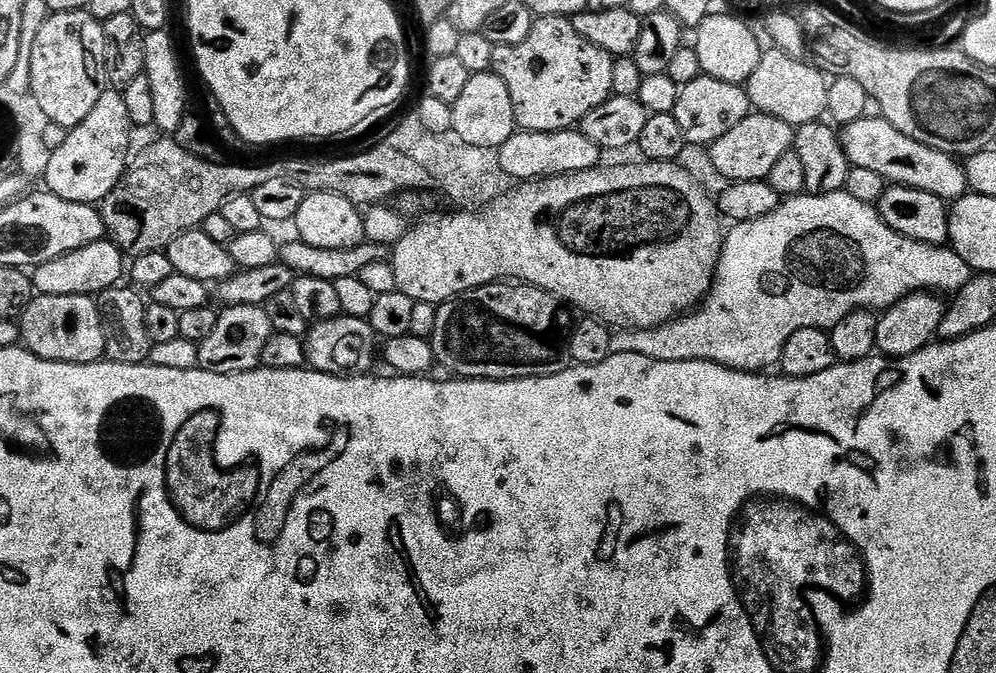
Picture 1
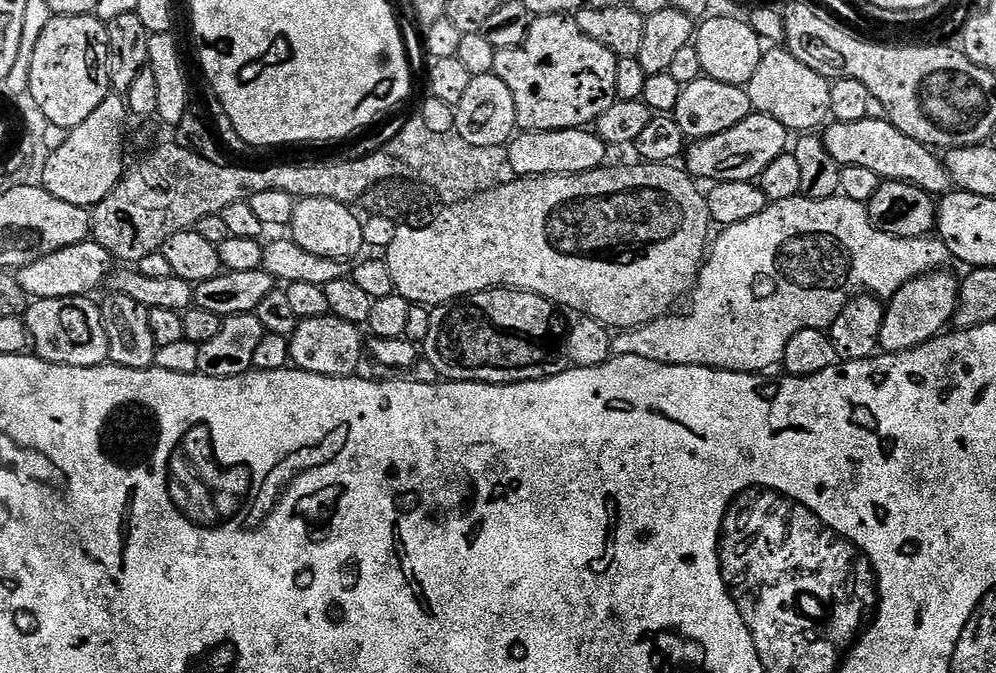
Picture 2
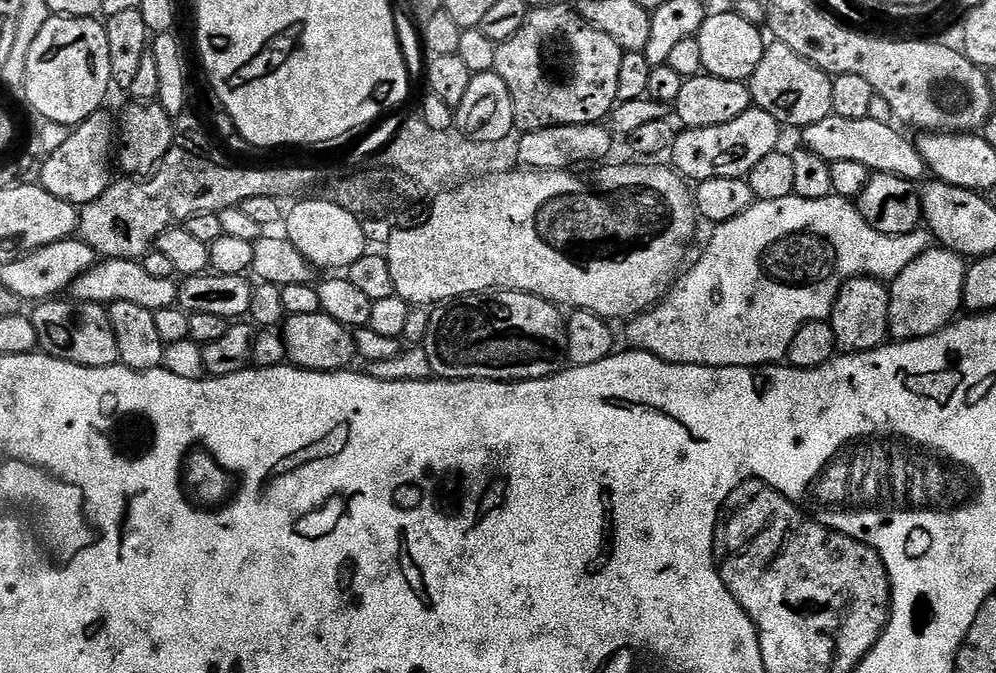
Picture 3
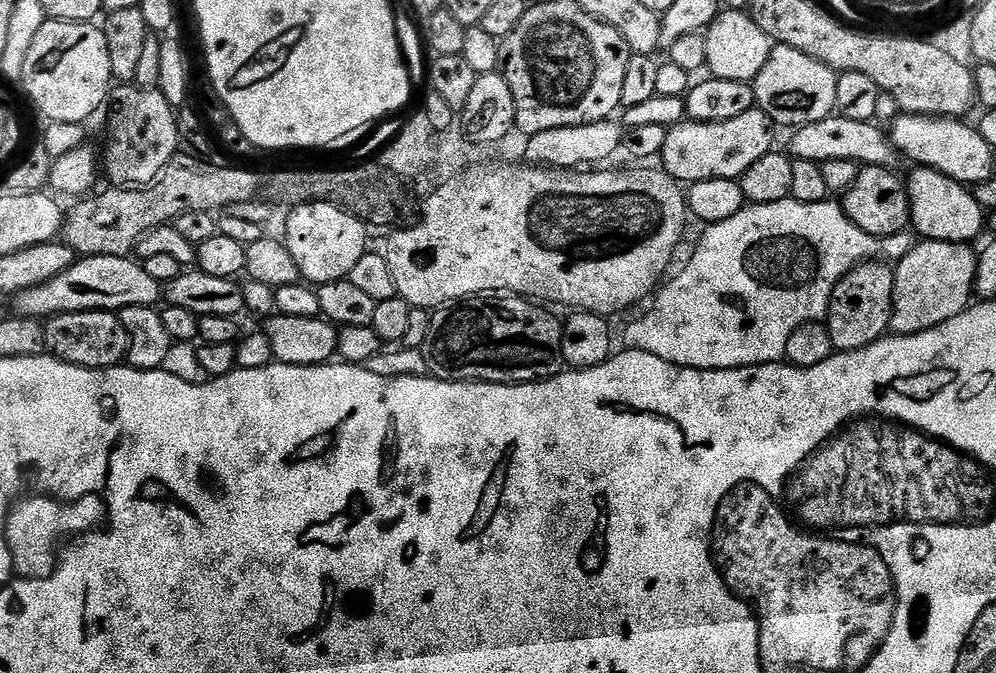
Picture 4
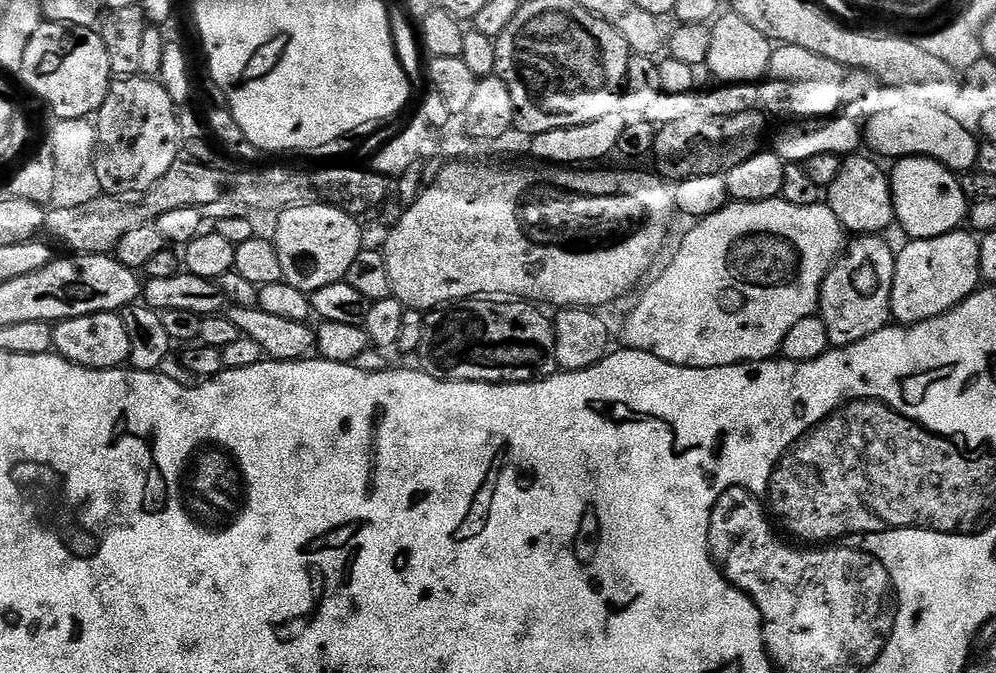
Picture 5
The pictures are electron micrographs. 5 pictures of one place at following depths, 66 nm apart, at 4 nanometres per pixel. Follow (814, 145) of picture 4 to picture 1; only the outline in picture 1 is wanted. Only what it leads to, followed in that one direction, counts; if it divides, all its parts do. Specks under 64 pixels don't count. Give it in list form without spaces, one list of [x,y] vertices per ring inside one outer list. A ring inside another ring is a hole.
[[[868,114],[863,120],[843,125],[838,135],[840,148],[851,167],[875,170],[889,185],[903,184],[906,188],[926,190],[926,194],[940,196],[946,202],[954,201],[969,191],[966,170],[957,157],[922,146],[922,142],[914,142],[914,138],[906,138],[902,130],[894,130],[894,126],[879,115]]]

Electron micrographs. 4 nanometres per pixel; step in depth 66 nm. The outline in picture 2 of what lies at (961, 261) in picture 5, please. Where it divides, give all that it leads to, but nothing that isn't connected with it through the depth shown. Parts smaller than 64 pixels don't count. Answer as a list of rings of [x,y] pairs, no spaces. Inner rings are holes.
[[[948,270],[926,272],[906,282],[906,286],[902,286],[902,290],[887,301],[880,348],[885,353],[905,352],[936,339],[952,324],[952,315],[956,313],[956,303],[960,297],[960,285],[961,281],[955,280]]]

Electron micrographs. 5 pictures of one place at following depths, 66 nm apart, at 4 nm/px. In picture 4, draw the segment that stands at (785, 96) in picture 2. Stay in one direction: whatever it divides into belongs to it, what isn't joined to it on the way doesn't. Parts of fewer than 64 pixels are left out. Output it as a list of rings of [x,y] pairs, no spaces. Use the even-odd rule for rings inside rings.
[[[776,44],[766,66],[756,75],[756,107],[767,114],[773,125],[785,124],[788,130],[801,128],[810,122],[822,122],[836,112],[838,82],[836,69],[802,54],[785,44]]]

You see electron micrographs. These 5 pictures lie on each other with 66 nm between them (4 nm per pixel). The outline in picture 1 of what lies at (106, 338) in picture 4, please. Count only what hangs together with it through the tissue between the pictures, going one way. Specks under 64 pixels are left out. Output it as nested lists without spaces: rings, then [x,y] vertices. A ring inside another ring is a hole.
[[[78,294],[33,295],[32,301],[20,313],[18,323],[23,347],[34,355],[41,356],[43,360],[67,364],[93,364],[96,360],[105,359],[106,334],[102,330],[102,318],[98,314],[98,306],[93,297]]]

